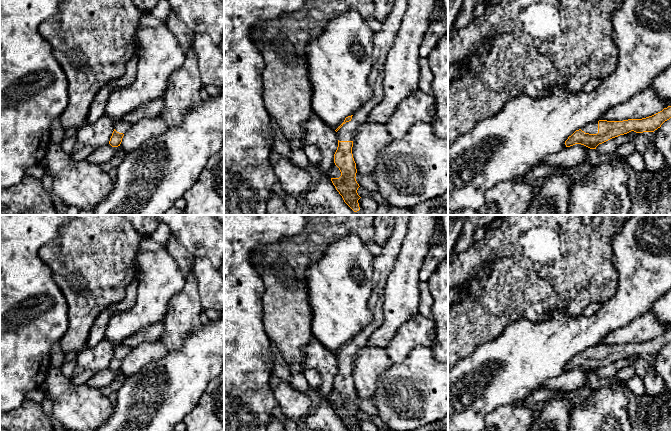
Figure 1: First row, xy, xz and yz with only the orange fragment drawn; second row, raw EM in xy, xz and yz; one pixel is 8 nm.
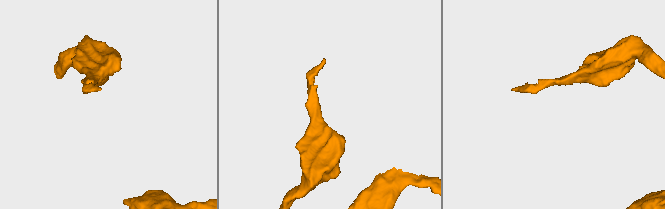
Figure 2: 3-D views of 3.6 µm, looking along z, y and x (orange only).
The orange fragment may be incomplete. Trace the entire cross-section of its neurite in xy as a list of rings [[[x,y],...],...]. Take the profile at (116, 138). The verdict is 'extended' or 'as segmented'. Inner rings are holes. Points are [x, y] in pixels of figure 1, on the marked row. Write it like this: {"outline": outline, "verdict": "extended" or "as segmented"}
{"outline": [[[120,120],[115,122],[114,131],[110,138],[109,144],[112,147],[120,146],[124,134],[131,128],[132,125],[133,125],[132,123],[126,120]]], "verdict": "extended"}

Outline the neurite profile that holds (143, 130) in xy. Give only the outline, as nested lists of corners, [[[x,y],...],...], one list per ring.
[[[161,117],[139,120],[124,134],[120,147],[124,154],[130,153],[146,141],[164,134],[167,129]]]

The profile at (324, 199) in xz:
[[[320,174],[318,183],[298,200],[296,215],[357,215],[343,200],[331,178]]]

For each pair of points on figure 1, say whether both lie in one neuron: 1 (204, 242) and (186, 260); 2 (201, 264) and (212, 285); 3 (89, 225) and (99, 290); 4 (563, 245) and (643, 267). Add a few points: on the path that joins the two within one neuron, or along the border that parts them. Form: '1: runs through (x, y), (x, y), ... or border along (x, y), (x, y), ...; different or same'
1: border along (176, 237), (195, 257); different
2: runs through (203, 269), (209, 280); same
3: runs through (95, 241), (95, 274); same
4: border along (613, 236), (612, 264), (617, 272), (618, 282); different

